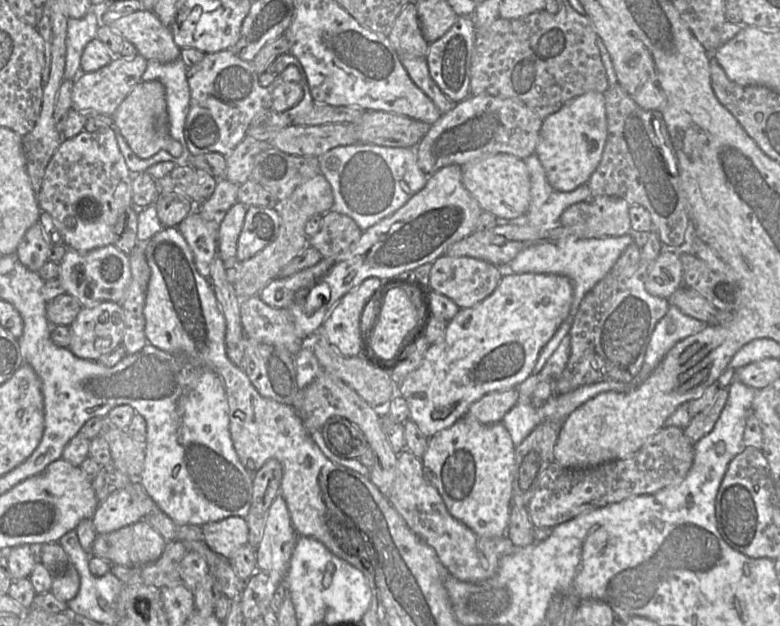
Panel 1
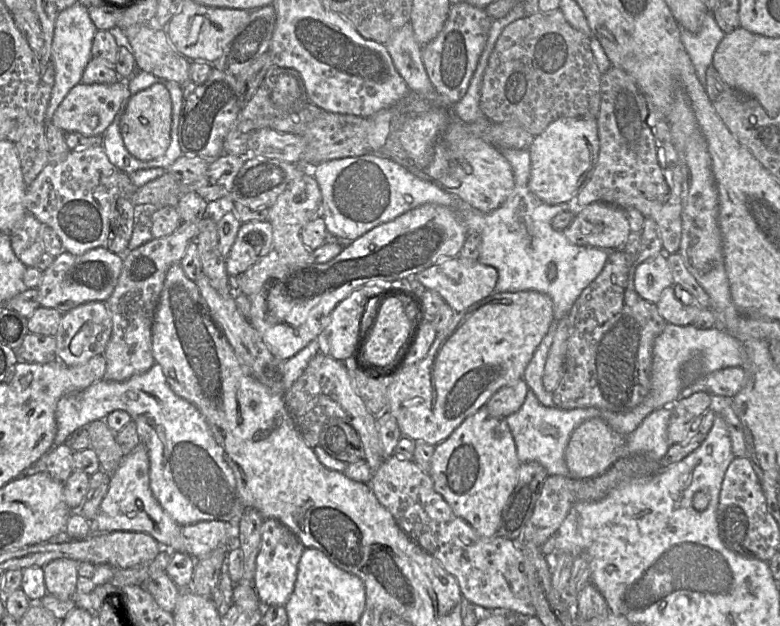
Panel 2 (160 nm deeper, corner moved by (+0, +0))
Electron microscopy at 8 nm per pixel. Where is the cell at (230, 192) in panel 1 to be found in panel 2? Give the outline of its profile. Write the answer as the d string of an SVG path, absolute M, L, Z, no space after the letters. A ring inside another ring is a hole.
M218 210L197 222L182 222L172 234L156 238L125 253L118 282L105 302L112 319L112 333L103 356L106 360L104 379L122 382L147 372L155 363L152 353L152 327L156 308L169 268L180 263L188 245L196 241L210 221L217 222Z

